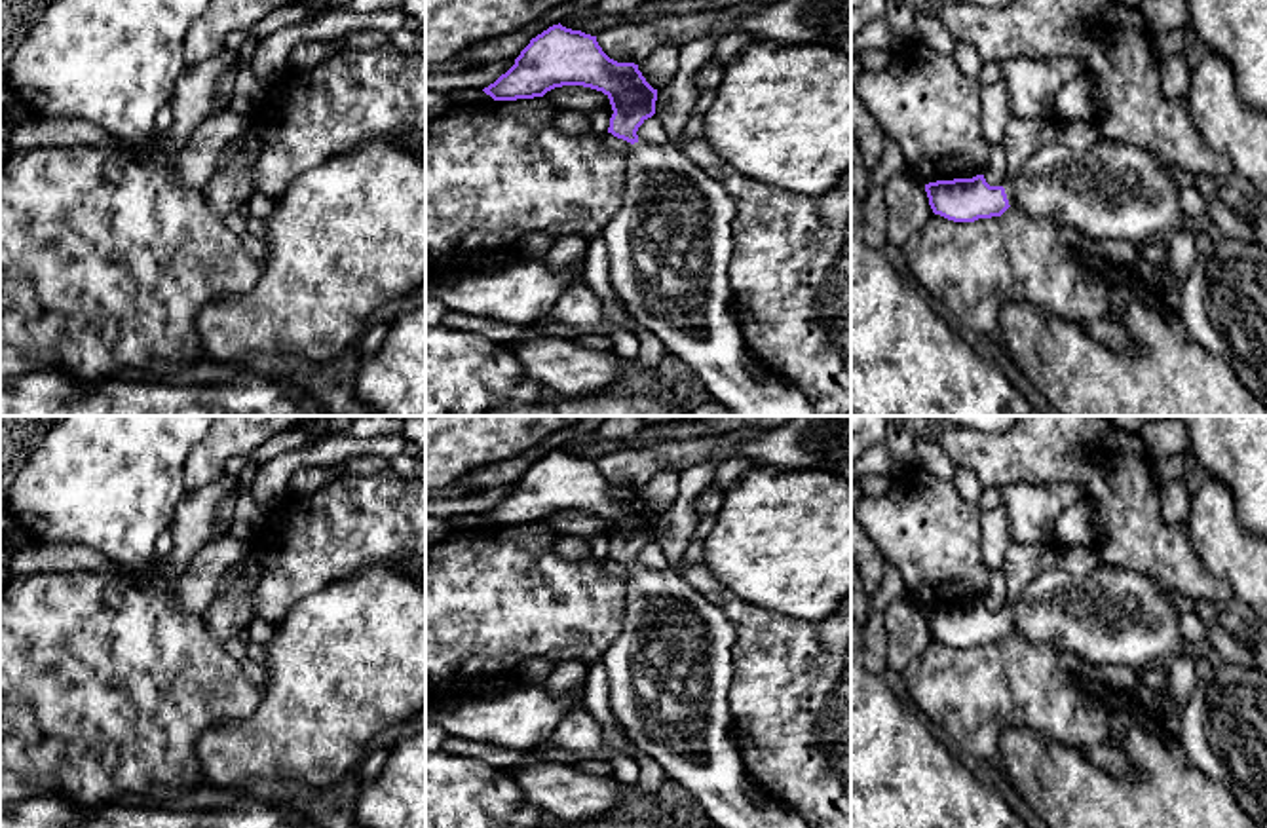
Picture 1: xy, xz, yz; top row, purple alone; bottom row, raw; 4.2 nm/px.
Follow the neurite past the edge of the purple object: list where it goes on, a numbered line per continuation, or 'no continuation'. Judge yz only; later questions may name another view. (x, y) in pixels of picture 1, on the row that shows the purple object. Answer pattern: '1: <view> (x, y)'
1: yz (1114, 190)

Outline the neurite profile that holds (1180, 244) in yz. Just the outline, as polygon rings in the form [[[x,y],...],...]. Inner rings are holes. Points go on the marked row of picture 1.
[[[1193,226],[1170,232],[1164,237],[1168,249],[1168,264],[1172,281],[1164,287],[1164,304],[1178,315],[1180,311],[1180,283],[1189,273],[1197,258]]]

